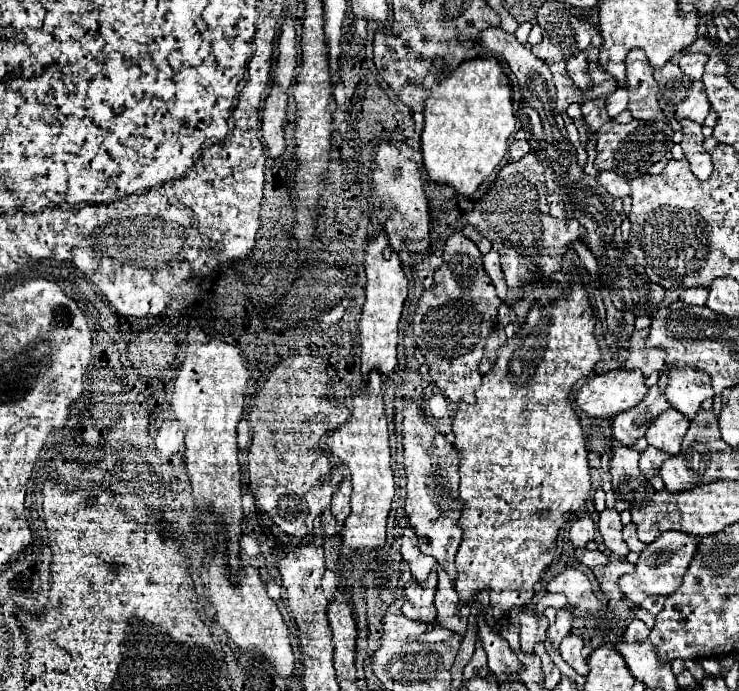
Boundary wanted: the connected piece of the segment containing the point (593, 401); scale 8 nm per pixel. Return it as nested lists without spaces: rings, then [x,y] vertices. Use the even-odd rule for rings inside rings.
[[[615,369],[581,385],[575,401],[591,417],[615,417],[633,409],[645,395],[647,385],[639,369]]]

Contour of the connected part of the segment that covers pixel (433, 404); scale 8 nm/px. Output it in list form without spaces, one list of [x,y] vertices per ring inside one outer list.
[[[435,393],[429,401],[429,413],[435,417],[435,419],[441,419],[445,413],[447,413],[447,399],[441,395],[441,393]]]

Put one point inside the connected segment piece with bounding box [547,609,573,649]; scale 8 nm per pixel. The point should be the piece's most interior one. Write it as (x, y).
(558, 631)

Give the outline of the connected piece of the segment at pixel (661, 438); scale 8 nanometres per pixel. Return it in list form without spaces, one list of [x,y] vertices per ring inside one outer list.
[[[669,409],[665,413],[661,413],[647,429],[645,439],[649,441],[649,445],[653,445],[655,449],[667,451],[669,455],[677,455],[679,453],[679,445],[681,439],[685,435],[685,431],[689,429],[689,419],[683,417],[683,413]]]

